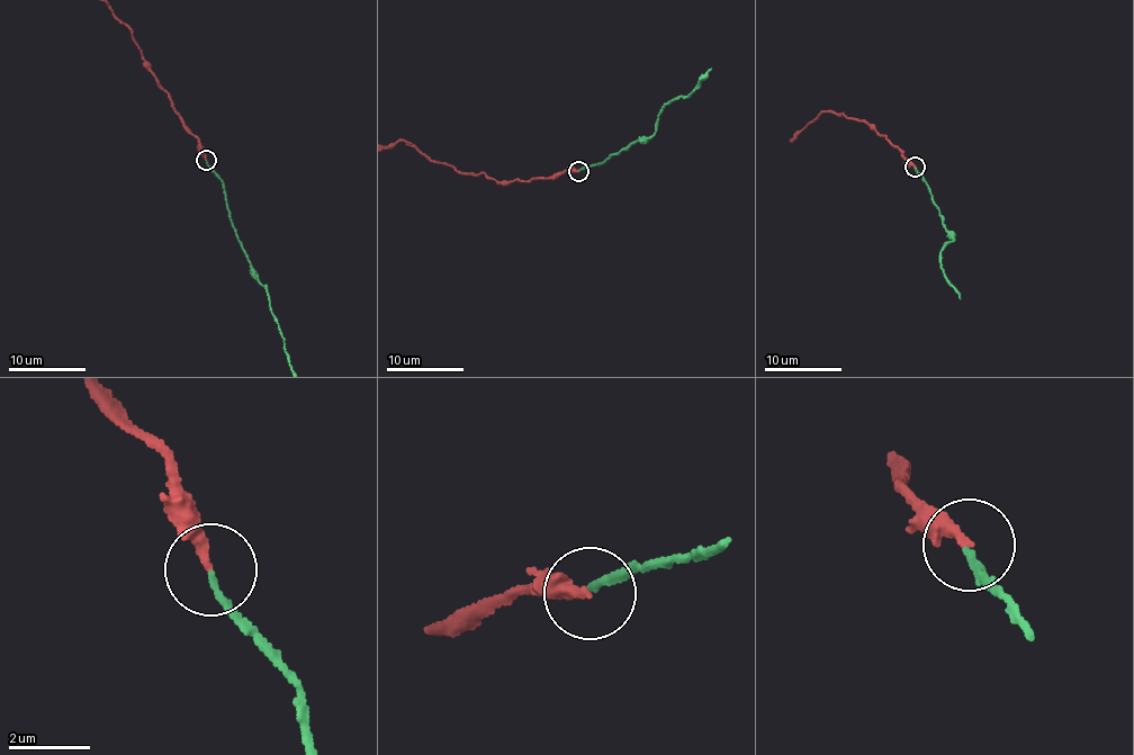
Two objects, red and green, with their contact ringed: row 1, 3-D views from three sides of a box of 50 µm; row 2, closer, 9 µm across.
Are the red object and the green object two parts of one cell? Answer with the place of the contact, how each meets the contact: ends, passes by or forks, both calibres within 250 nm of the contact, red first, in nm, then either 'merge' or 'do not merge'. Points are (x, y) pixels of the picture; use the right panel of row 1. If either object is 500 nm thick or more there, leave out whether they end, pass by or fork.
place (915, 167); red ends; green ends; calibres 240 and 160 nm; merge

